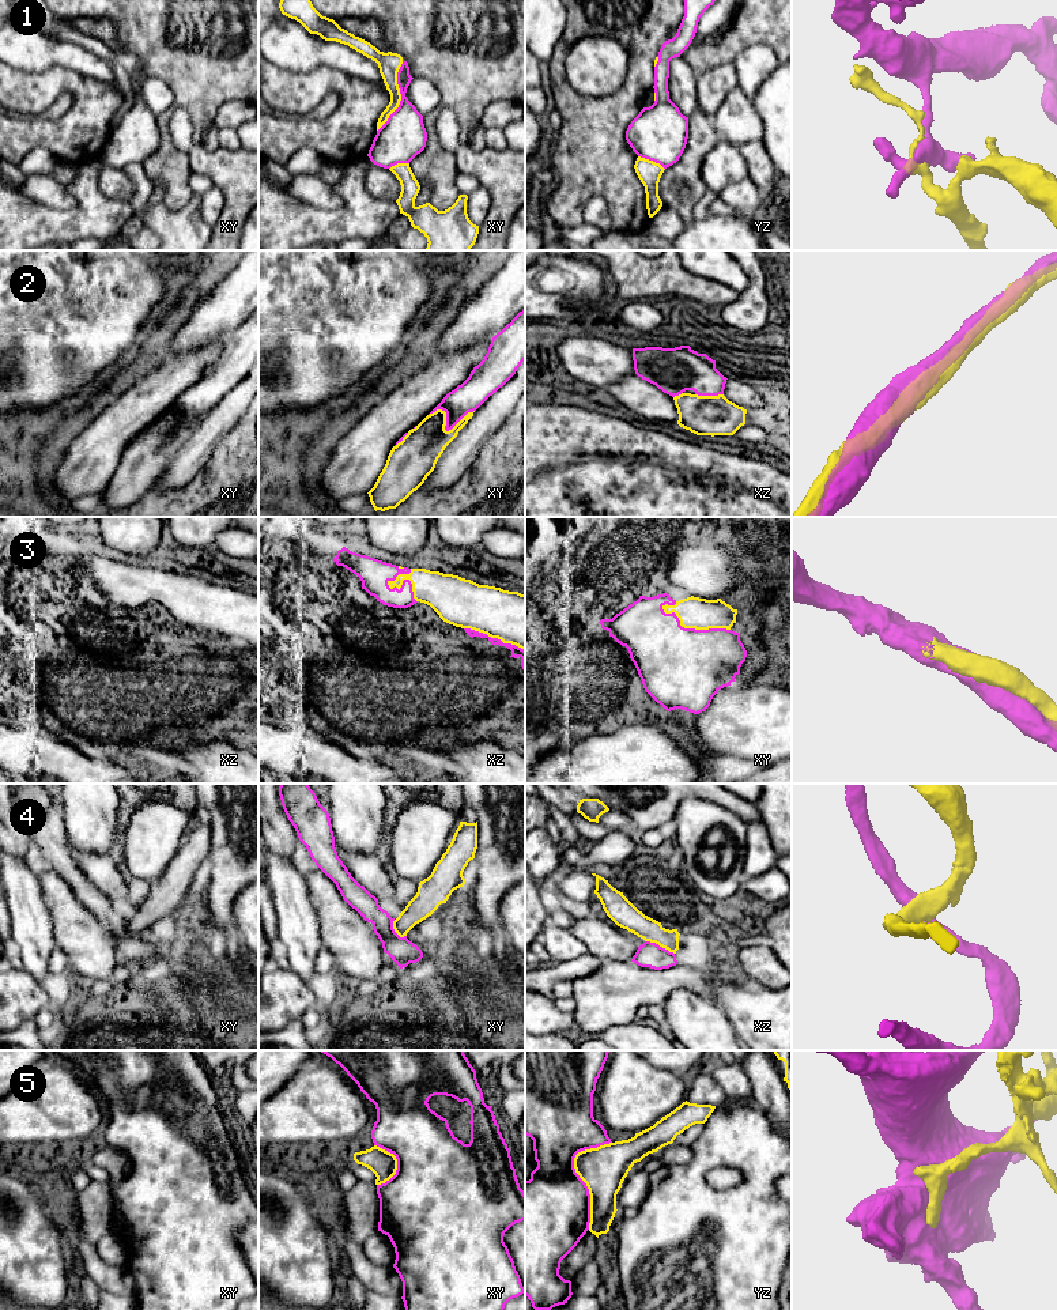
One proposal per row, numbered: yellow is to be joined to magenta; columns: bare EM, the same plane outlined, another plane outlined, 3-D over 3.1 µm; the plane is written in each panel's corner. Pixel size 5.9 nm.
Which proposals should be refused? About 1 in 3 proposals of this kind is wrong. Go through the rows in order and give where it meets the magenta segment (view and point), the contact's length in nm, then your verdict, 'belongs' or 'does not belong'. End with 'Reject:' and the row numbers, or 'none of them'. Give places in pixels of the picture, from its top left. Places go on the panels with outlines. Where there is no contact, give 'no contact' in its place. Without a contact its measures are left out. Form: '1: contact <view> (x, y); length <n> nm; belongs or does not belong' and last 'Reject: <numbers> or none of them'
1: contact xy (401, 95); length 460 nm; belongs
2: contact xy (445, 426); length 280 nm; belongs
3: contact xy (691, 629); length 440 nm; belongs
4: contact xz (659, 946); length 190 nm; belongs
5: contact yz (577, 1174); length 550 nm; does not belong
Reject: 5

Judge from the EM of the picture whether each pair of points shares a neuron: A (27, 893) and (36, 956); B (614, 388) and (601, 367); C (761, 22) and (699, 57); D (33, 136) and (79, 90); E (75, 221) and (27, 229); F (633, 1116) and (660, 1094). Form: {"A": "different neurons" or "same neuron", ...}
{"A": "same neuron", "B": "different neurons", "C": "same neuron", "D": "same neuron", "E": "same neuron", "F": "same neuron"}

